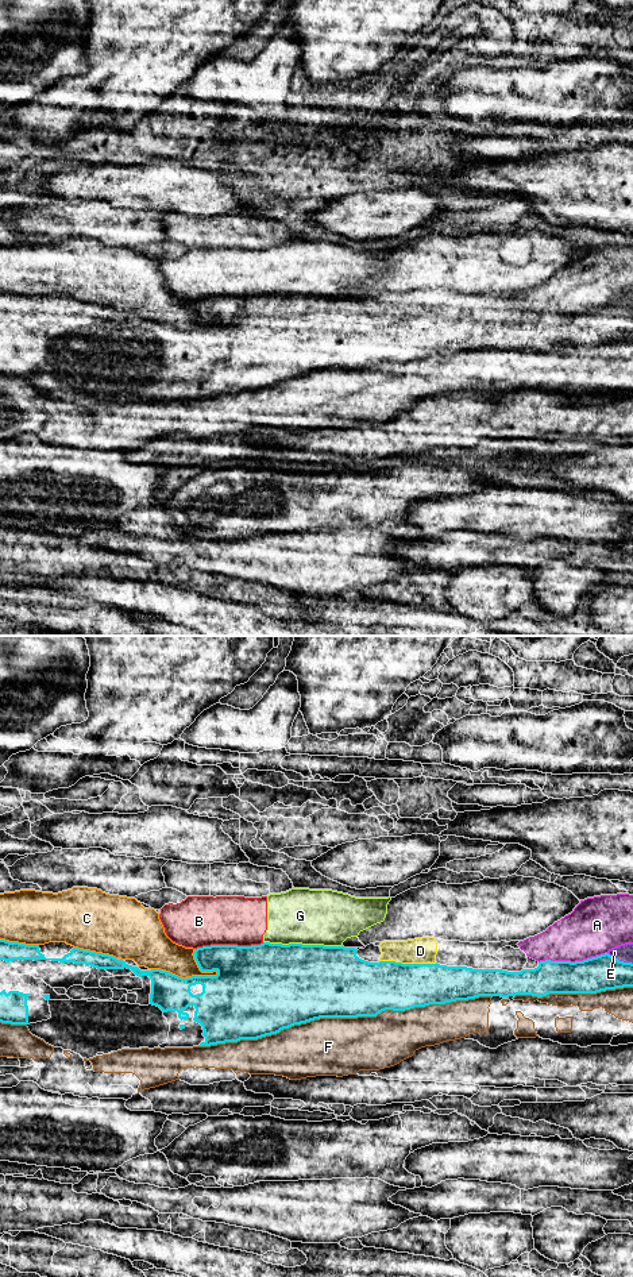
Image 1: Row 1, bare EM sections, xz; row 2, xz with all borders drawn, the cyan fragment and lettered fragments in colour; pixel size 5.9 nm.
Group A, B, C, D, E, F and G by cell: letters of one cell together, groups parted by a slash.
A D / B G / C / E / F

